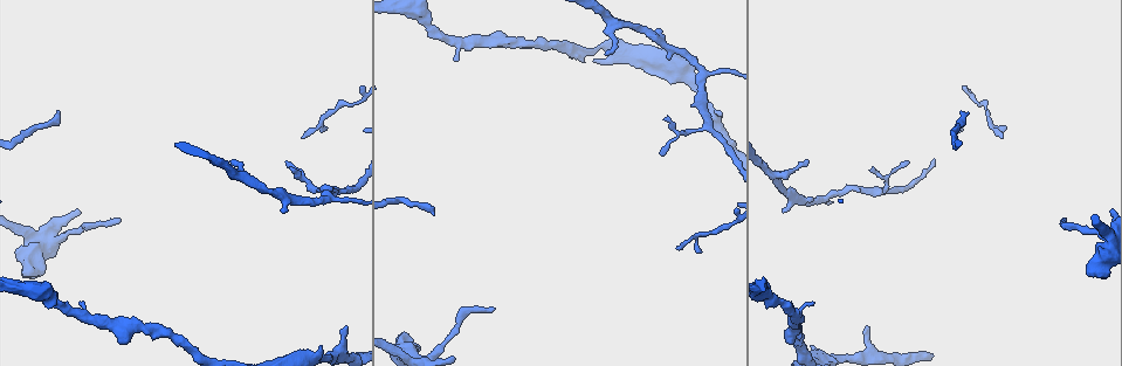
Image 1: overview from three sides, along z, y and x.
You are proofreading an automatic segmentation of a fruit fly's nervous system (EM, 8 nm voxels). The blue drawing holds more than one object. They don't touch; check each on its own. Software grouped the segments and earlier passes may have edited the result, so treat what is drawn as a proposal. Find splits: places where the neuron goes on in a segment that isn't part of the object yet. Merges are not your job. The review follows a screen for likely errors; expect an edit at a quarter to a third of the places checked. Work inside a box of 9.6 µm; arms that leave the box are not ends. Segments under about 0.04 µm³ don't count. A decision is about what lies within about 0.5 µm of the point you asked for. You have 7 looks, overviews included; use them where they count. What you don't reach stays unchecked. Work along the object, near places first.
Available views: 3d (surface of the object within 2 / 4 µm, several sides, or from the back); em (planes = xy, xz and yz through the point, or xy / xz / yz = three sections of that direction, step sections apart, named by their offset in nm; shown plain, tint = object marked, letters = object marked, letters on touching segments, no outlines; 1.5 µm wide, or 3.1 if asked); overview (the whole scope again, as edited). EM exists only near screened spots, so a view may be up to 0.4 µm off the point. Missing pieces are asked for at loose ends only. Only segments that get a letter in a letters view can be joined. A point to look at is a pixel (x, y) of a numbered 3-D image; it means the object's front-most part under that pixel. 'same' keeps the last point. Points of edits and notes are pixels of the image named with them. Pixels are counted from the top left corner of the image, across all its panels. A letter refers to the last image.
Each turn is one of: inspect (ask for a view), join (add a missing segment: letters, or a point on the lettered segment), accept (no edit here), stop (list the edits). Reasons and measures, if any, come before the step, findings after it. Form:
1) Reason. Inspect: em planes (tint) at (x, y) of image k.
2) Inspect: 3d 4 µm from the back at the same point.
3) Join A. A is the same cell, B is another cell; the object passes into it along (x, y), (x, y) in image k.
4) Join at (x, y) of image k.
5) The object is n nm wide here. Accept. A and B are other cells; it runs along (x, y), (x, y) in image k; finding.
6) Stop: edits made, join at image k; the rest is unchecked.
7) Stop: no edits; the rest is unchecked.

An open end. Inspect: em 3.1 µm planes (tint) at (719, 114) of image 1.

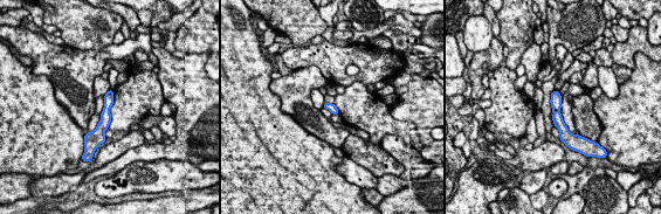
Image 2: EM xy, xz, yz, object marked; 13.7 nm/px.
Inspect: em 3.1 µm planes (letters) at the same point.

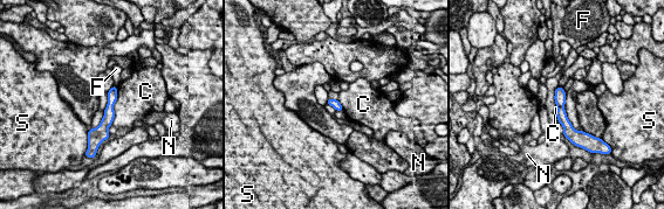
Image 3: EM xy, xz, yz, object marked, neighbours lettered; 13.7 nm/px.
The object is 120 nm wide here. Accept. C, F, N and S are other cells; it runs along (114, 90), (101, 138) in image 3; no lettered segment goes on from it.

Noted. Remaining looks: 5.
An open end. Inspect: 3d 4 µm at (657, 28) of image 1.

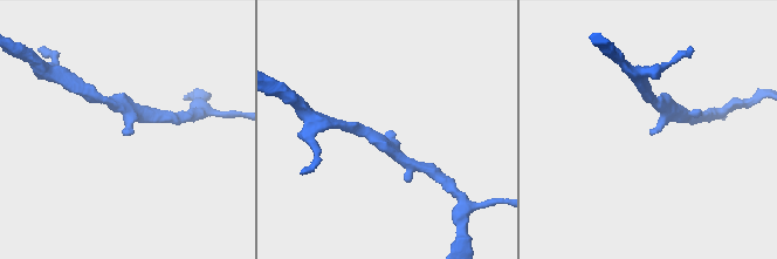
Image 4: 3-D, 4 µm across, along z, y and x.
The arms are 170, 200 nm wide. Inspect: em planes (letters) at (650, 132) of image 4.

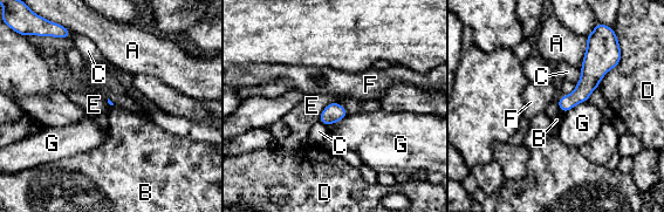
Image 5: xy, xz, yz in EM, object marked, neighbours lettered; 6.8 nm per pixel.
Accept. A, B, C, D, E, F and G are other cells; no lettered segment goes on from it.

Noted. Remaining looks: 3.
An open end. Inspect: em xz step 4 (letters) at (404, 335) of image 1.

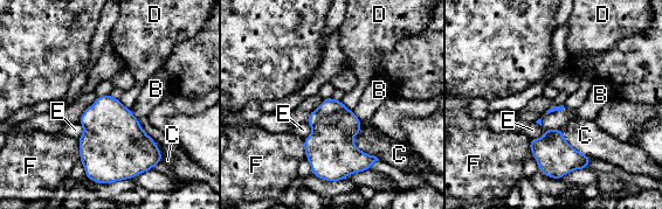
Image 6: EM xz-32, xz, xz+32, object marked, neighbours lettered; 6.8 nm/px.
Another direction. Inspect: em planes (letters) at the same point.

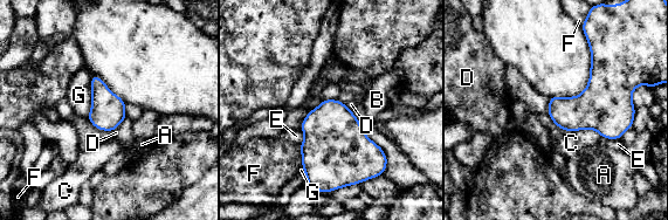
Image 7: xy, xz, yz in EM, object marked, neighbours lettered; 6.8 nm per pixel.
Accept. A, B, C, D, E, F and G are other cells; a border runs along (91, 74), (91, 108), (85, 116) in image 7; none of them fits.

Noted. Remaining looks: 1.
Stop: no edits; the rest is unchecked.

